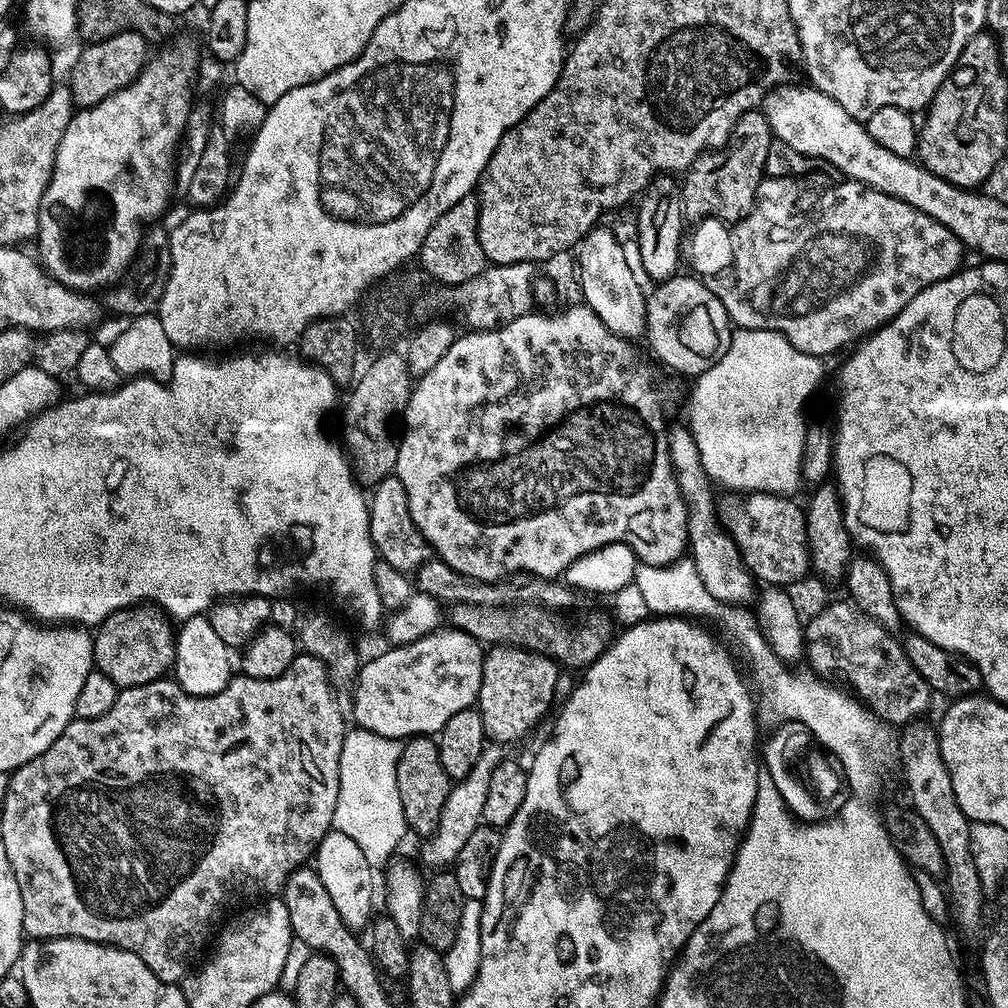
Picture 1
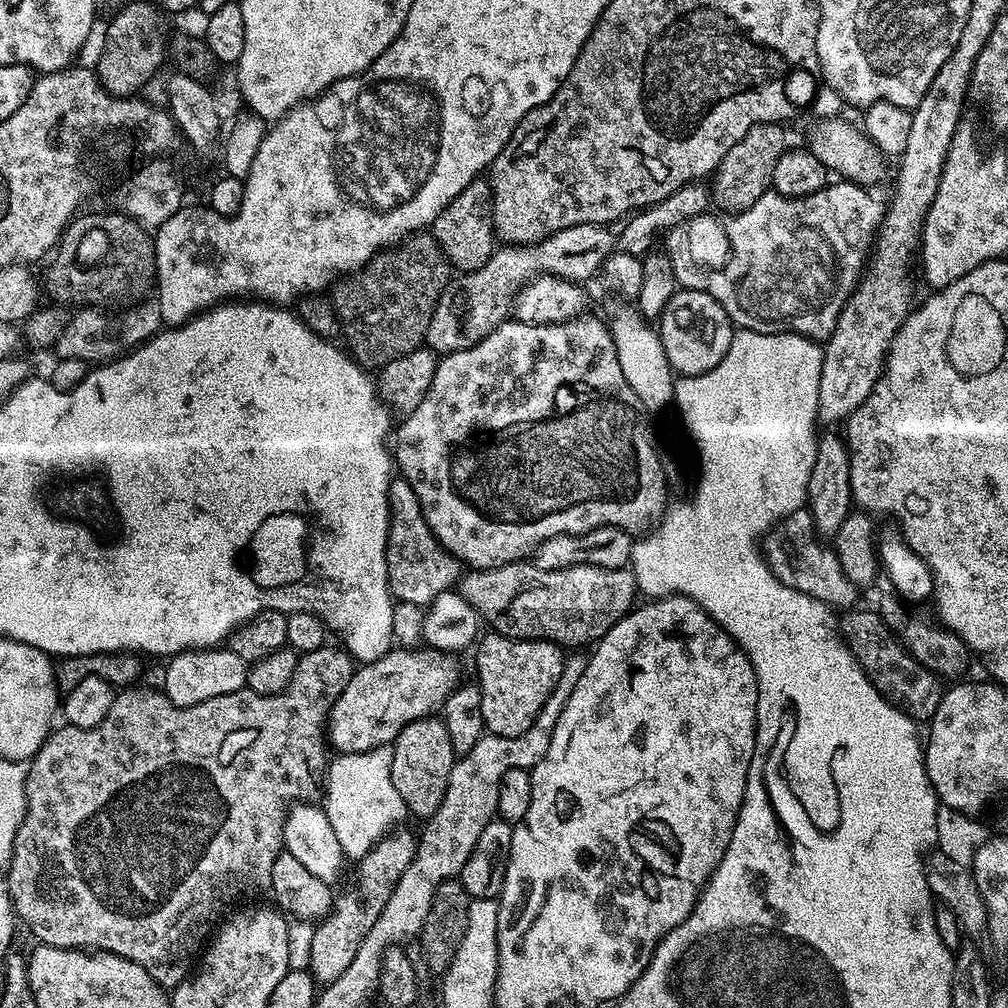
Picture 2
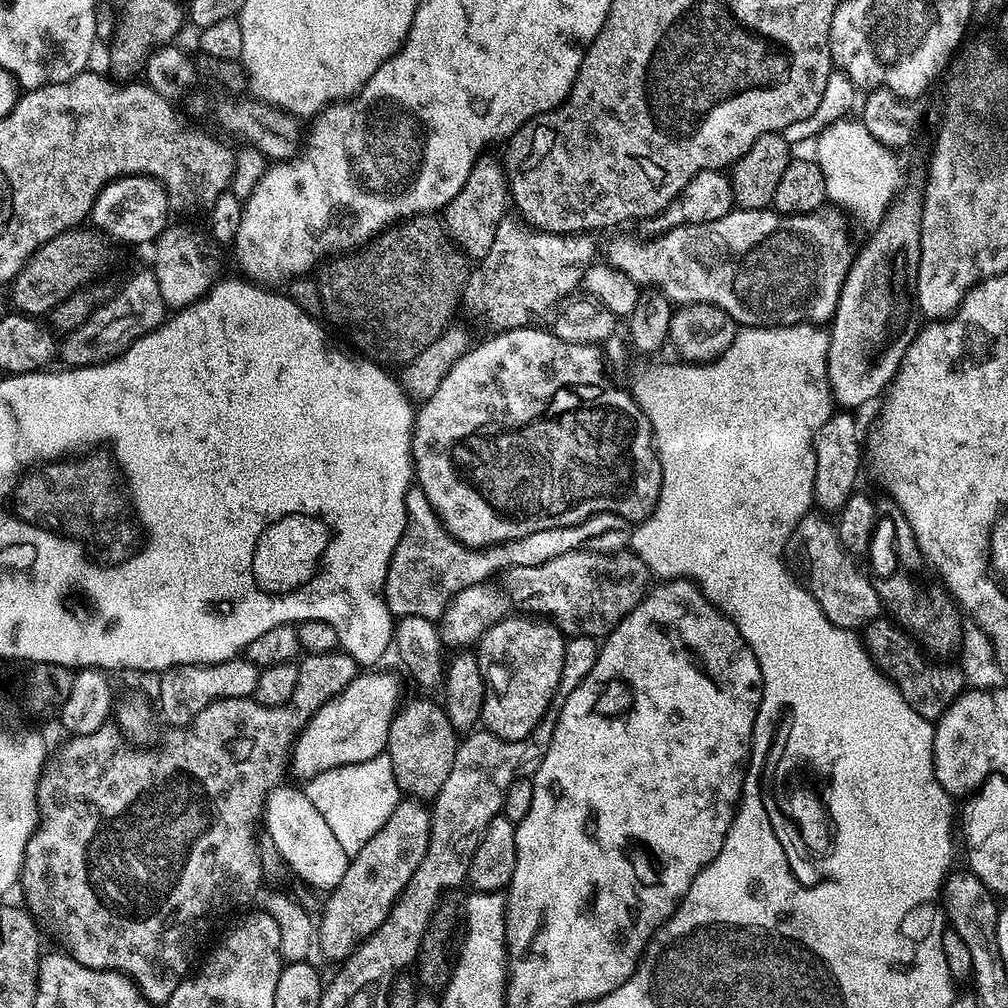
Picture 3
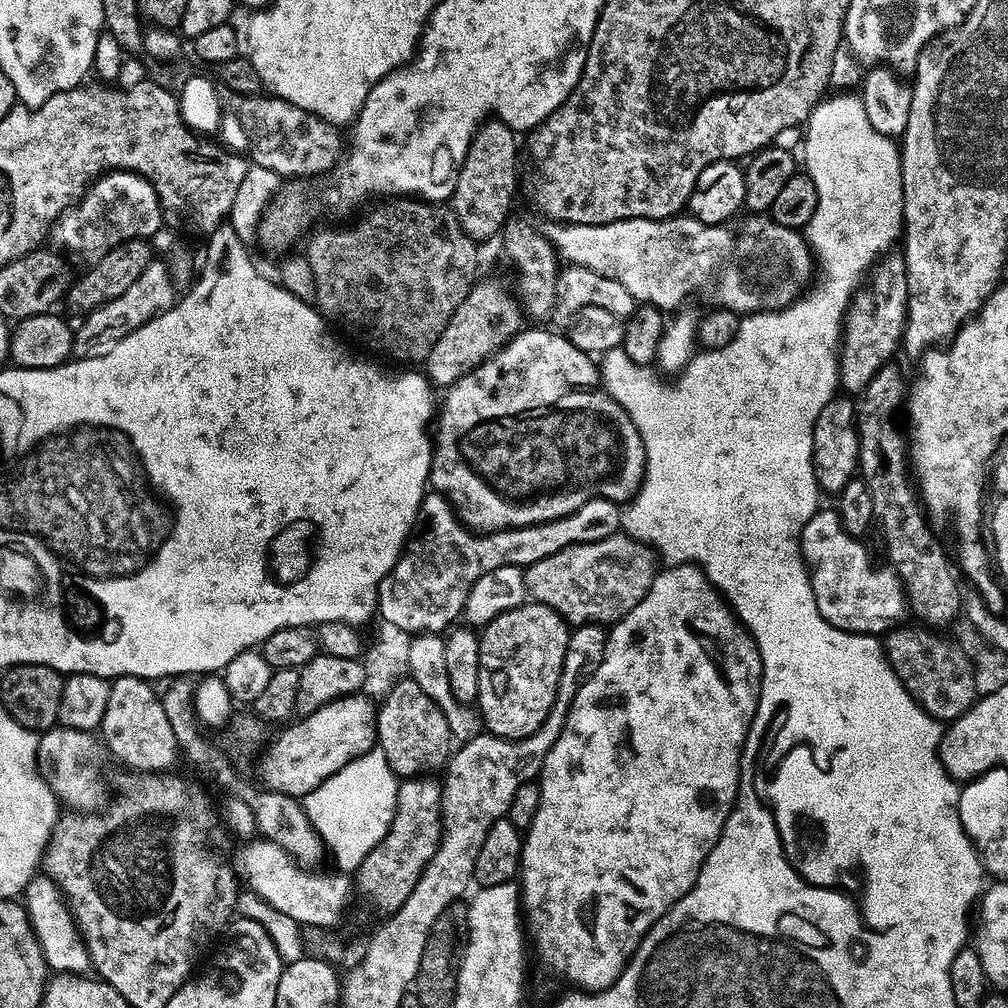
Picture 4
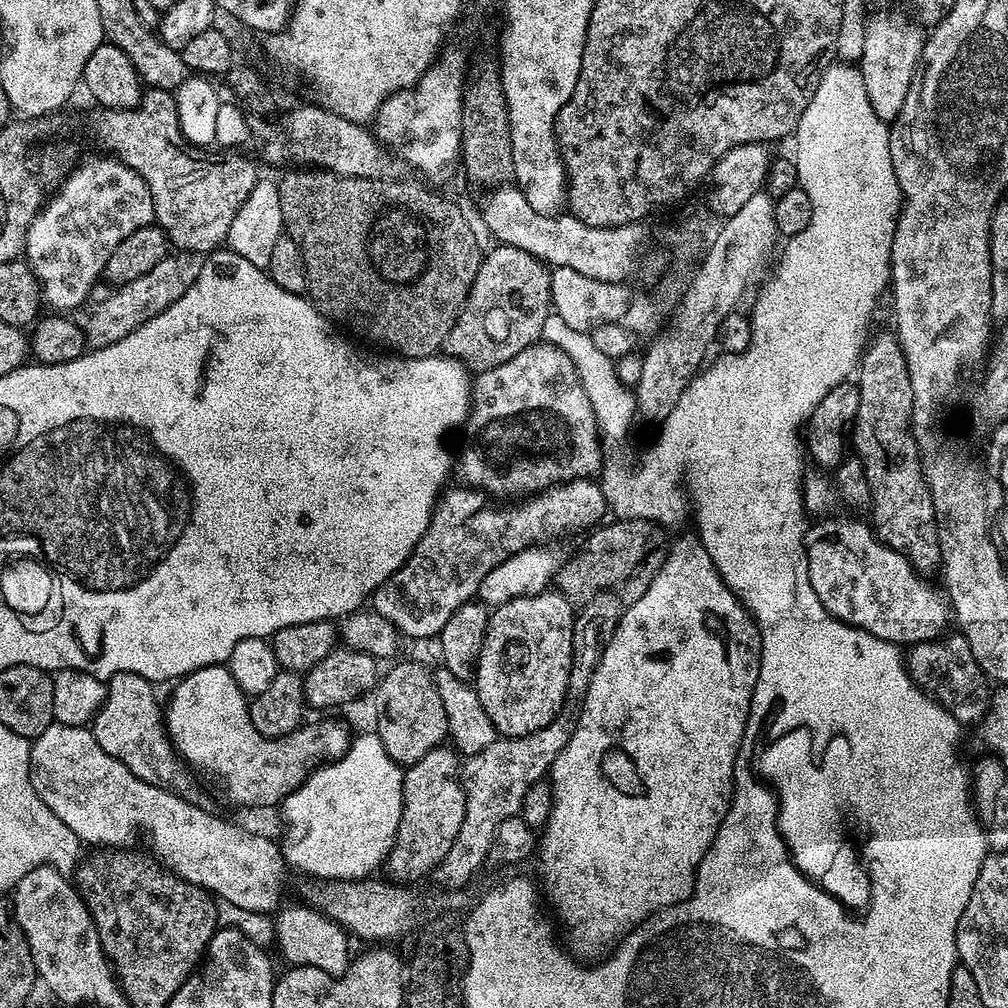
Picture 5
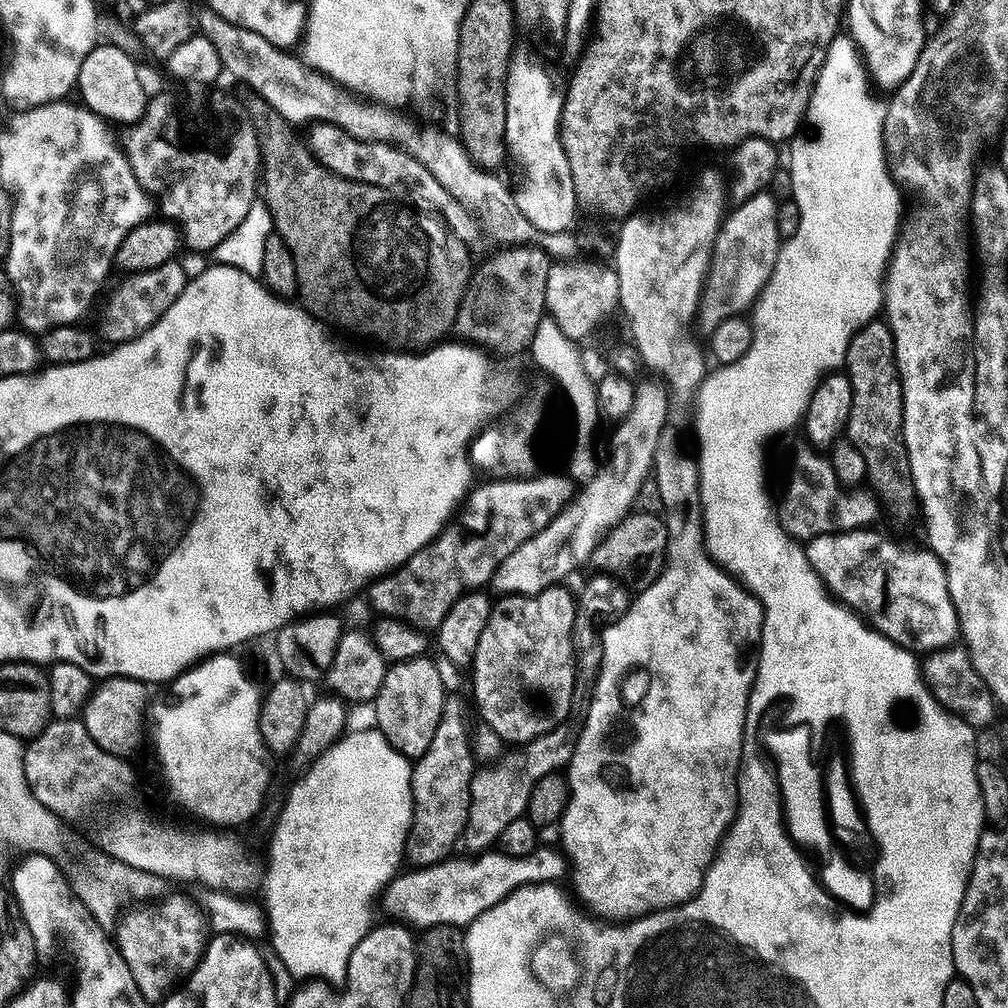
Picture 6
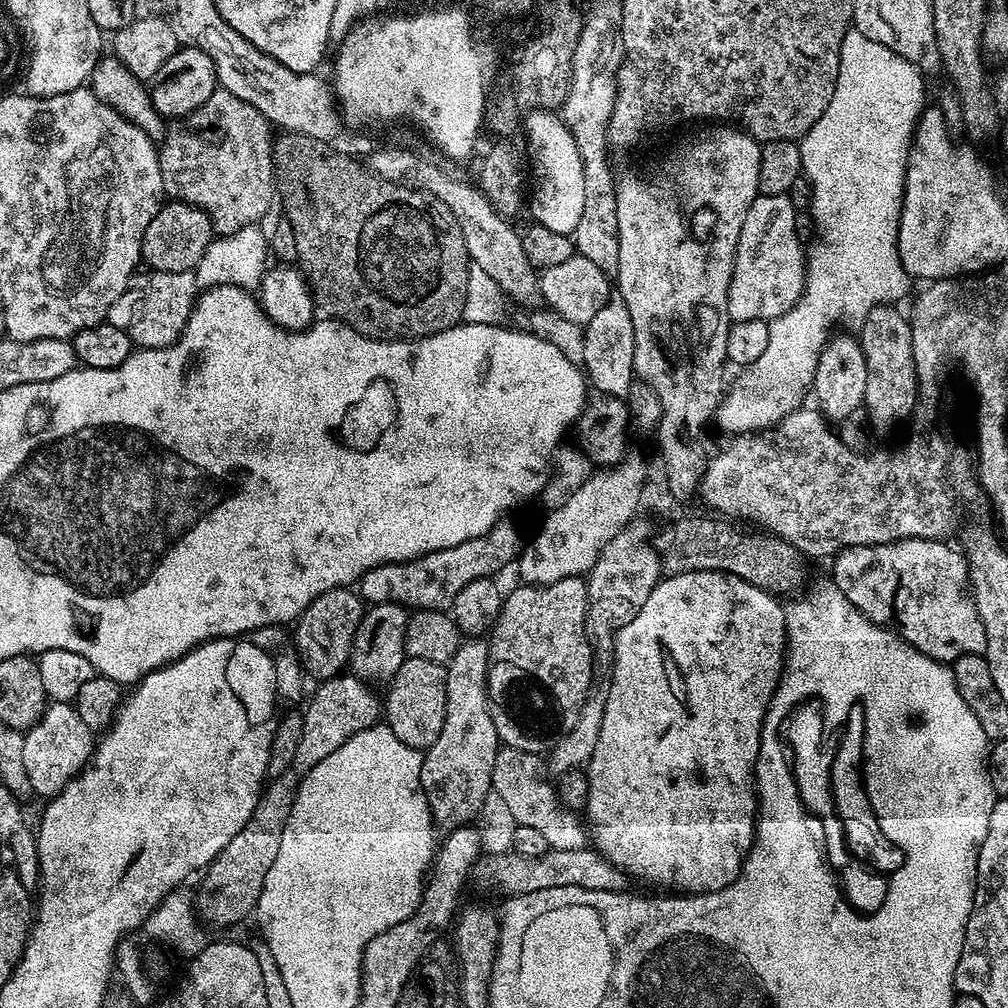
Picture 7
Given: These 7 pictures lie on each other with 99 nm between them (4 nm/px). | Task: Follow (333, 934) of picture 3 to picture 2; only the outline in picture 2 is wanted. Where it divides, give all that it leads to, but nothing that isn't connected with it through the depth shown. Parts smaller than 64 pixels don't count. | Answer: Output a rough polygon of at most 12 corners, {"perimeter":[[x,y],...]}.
{"perimeter":[[395,831],[358,862],[356,890],[316,927],[310,975],[327,986],[354,962],[416,853]]}

